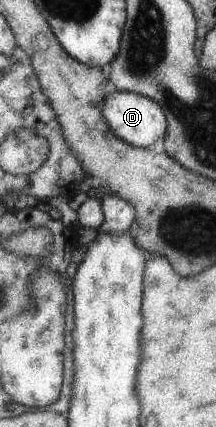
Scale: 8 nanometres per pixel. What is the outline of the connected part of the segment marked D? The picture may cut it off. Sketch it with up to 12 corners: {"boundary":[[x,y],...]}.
{"boundary":[[128,91],[108,93],[101,108],[128,144],[155,147],[167,132],[159,103]]}

